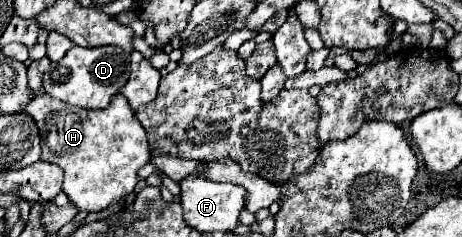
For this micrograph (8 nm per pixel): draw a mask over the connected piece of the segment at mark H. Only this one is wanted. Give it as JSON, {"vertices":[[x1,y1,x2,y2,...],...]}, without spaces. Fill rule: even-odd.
{"vertices":[[41,91,21,107,21,113,31,115,39,127,41,161,51,161,61,169,67,167,63,191,81,211,103,211,129,195,137,185,137,171,151,159,147,133,121,93,103,111,83,111]]}

